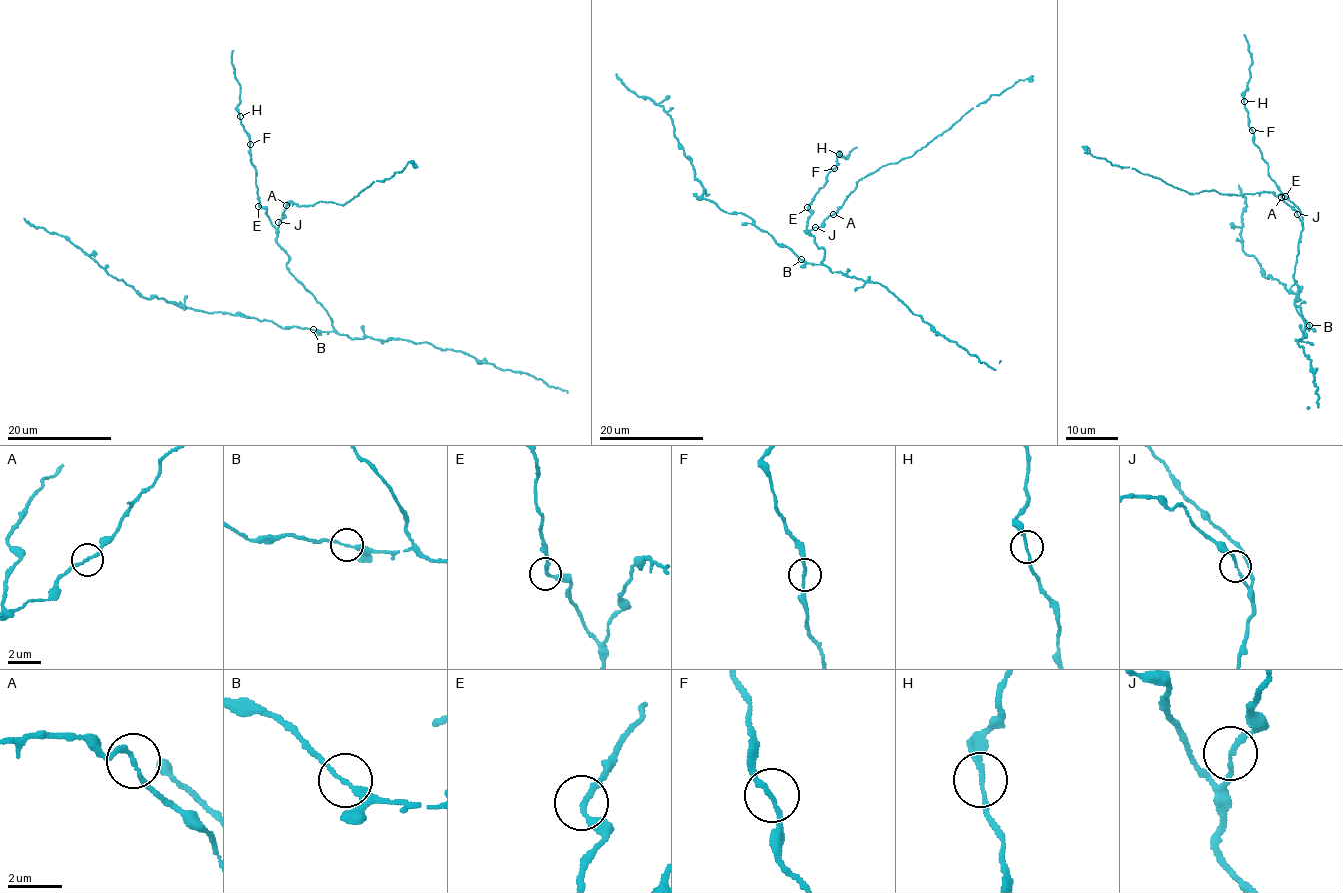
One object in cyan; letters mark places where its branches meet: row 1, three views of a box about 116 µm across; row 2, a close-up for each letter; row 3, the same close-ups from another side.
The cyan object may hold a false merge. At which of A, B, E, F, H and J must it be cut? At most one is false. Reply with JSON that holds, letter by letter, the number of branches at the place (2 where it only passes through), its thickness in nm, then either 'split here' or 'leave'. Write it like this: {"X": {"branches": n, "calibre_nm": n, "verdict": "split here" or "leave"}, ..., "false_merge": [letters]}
{"A": {"branches": 2, "calibre_nm": 170, "verdict": "leave"}, "B": {"branches": 2, "calibre_nm": 170, "verdict": "leave"}, "E": {"branches": 2, "calibre_nm": 200, "verdict": "leave"}, "F": {"branches": 2, "calibre_nm": 170, "verdict": "leave"}, "H": {"branches": 2, "calibre_nm": 160, "verdict": "leave"}, "J": {"branches": 2, "calibre_nm": 150, "verdict": "leave"}, "false_merge": []}

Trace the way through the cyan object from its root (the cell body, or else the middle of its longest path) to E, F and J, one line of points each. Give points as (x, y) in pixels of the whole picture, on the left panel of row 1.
E: (327, 312), (289, 270), (288, 255), (276, 240), (276, 228), (266, 210), (258, 206)
F: (327, 312), (287, 266), (288, 255), (277, 243), (276, 228), (259, 203), (250, 144)
J: (327, 312), (287, 266), (288, 255), (276, 240), (278, 222)

